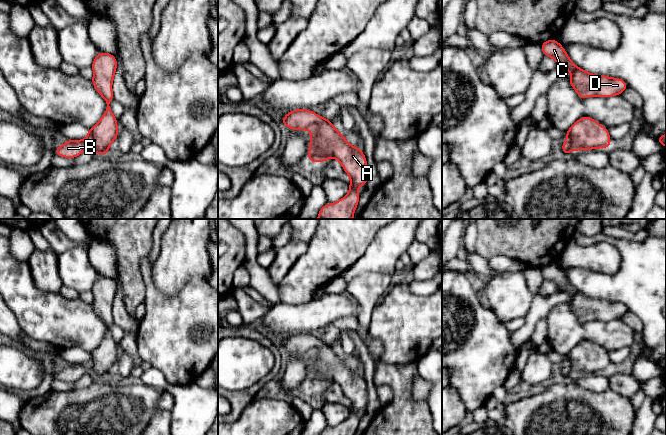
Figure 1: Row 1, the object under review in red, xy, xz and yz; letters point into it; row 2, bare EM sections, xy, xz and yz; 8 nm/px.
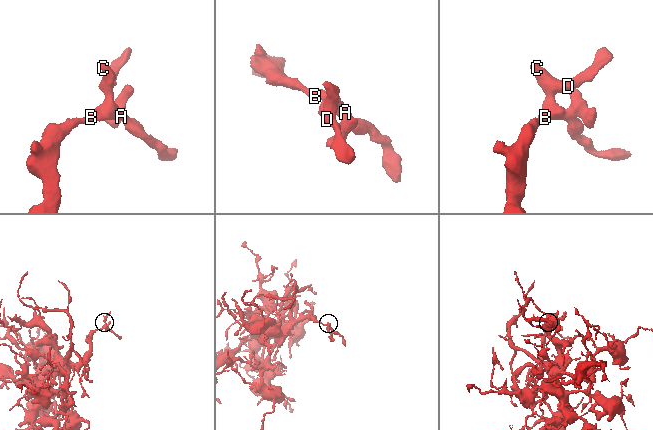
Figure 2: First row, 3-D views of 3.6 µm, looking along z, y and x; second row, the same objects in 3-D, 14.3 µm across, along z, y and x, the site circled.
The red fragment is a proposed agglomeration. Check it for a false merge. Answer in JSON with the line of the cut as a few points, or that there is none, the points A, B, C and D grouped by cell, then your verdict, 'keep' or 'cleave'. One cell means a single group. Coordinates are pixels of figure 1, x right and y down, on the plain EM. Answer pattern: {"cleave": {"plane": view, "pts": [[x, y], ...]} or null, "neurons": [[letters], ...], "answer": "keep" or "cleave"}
{"cleave": null, "neurons": [["A", "B", "C", "D"]], "answer": "keep"}

